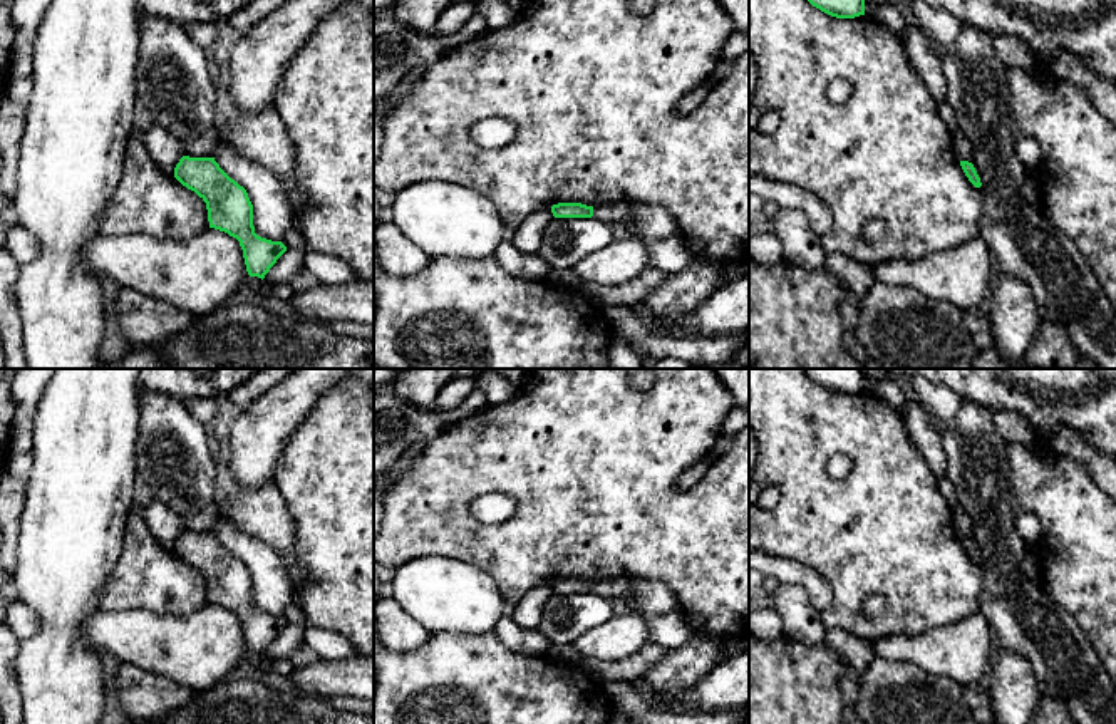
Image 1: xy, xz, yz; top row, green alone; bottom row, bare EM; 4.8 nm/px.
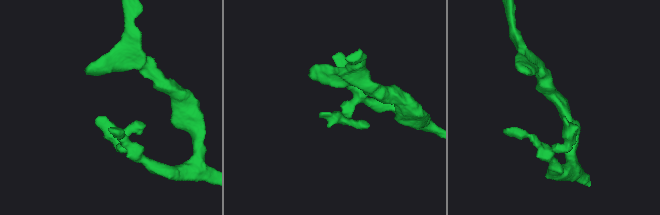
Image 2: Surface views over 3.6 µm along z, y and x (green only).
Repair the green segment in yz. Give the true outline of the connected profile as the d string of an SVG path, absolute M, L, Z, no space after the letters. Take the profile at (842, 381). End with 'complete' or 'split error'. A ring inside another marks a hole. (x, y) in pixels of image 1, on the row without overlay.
M803 369L806 375L821 387L836 394L855 394L865 390L861 369Z; complete

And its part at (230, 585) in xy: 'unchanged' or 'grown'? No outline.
unchanged

